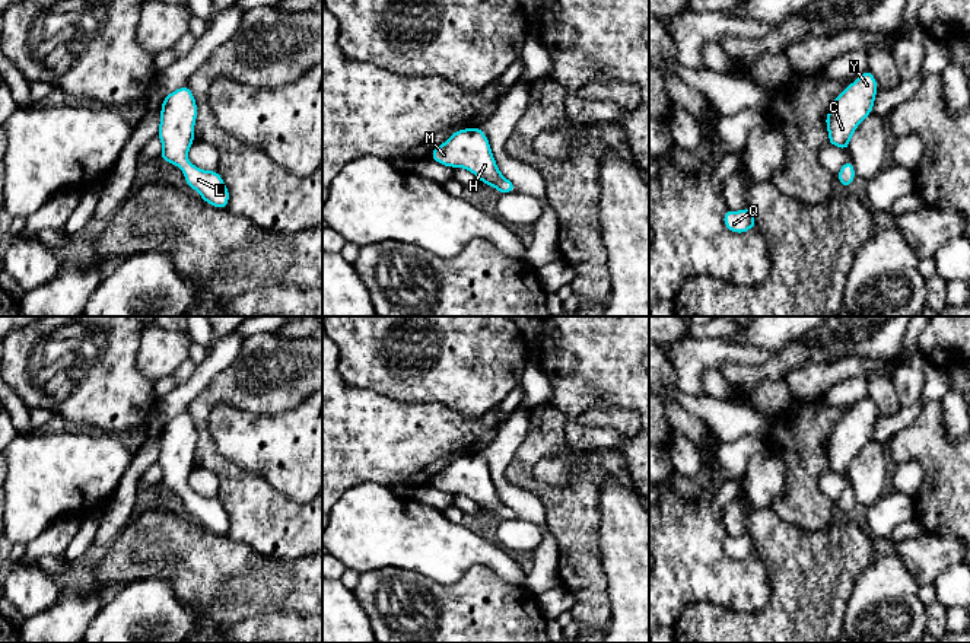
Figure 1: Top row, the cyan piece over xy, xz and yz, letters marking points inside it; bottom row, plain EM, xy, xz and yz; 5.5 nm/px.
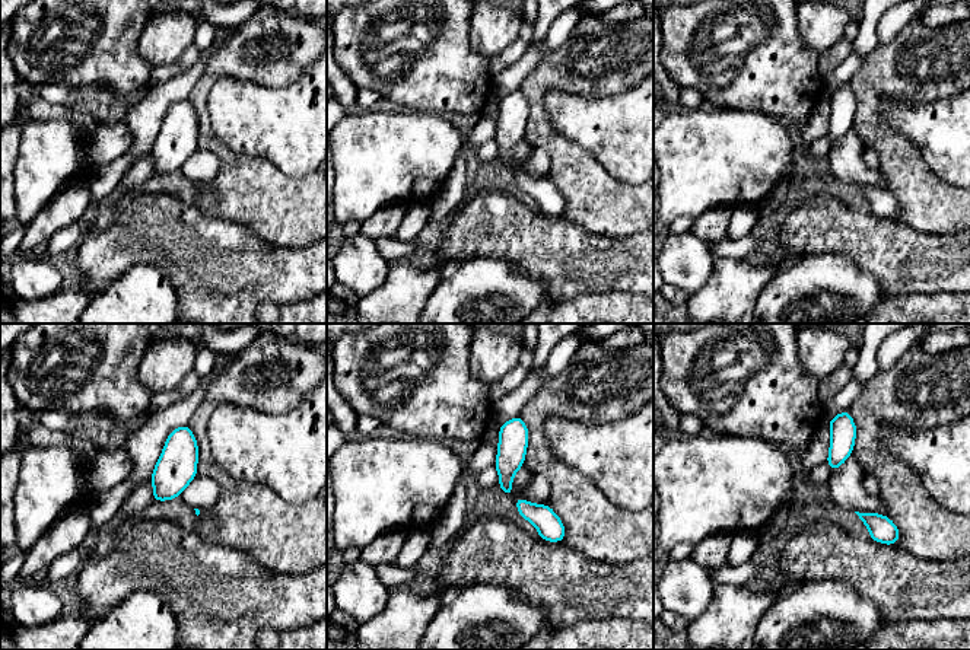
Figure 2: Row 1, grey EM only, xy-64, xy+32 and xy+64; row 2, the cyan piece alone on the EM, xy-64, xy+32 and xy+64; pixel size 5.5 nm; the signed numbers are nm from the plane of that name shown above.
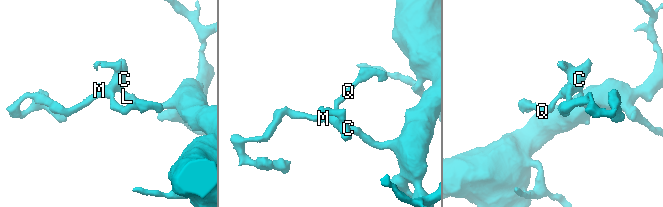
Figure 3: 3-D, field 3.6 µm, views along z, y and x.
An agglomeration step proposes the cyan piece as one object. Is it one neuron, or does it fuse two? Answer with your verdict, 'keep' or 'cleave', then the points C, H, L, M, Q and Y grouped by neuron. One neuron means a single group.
keep; C H L M Q Y

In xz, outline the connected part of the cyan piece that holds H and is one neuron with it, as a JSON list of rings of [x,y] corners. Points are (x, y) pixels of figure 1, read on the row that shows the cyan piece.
[[[480,127],[457,130],[430,157],[449,168],[462,168],[500,194],[516,191],[497,168],[487,136]]]

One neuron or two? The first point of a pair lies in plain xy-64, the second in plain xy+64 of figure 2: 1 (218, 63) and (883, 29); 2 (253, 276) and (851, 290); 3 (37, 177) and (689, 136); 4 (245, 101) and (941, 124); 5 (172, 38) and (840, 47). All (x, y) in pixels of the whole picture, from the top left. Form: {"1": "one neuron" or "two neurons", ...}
{"1": "two neurons", "2": "two neurons", "3": "one neuron", "4": "one neuron", "5": "two neurons"}

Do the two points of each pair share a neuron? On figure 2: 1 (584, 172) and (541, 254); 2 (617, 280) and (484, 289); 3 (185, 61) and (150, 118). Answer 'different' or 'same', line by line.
1: different
2: different
3: different

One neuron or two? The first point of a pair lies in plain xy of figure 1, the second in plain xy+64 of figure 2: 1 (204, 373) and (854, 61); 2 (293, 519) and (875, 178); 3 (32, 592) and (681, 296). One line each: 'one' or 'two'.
1: one
2: two
3: two

